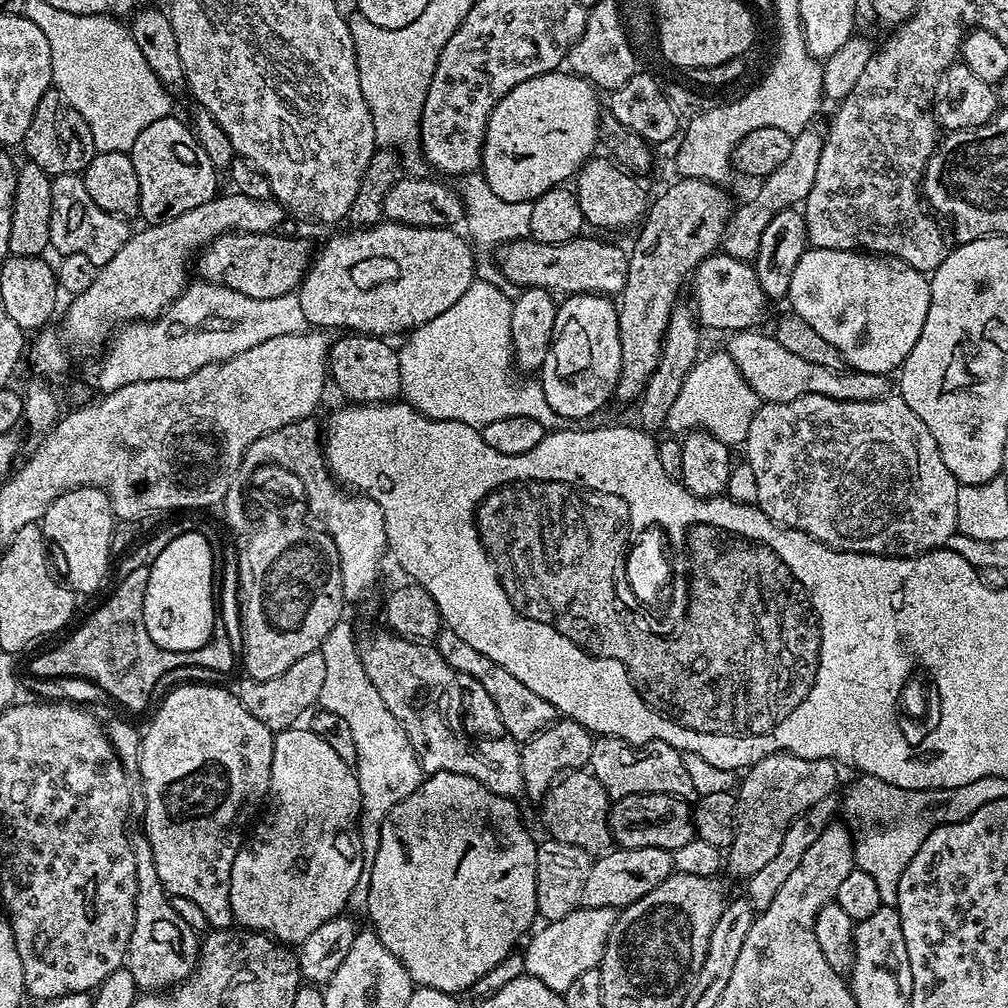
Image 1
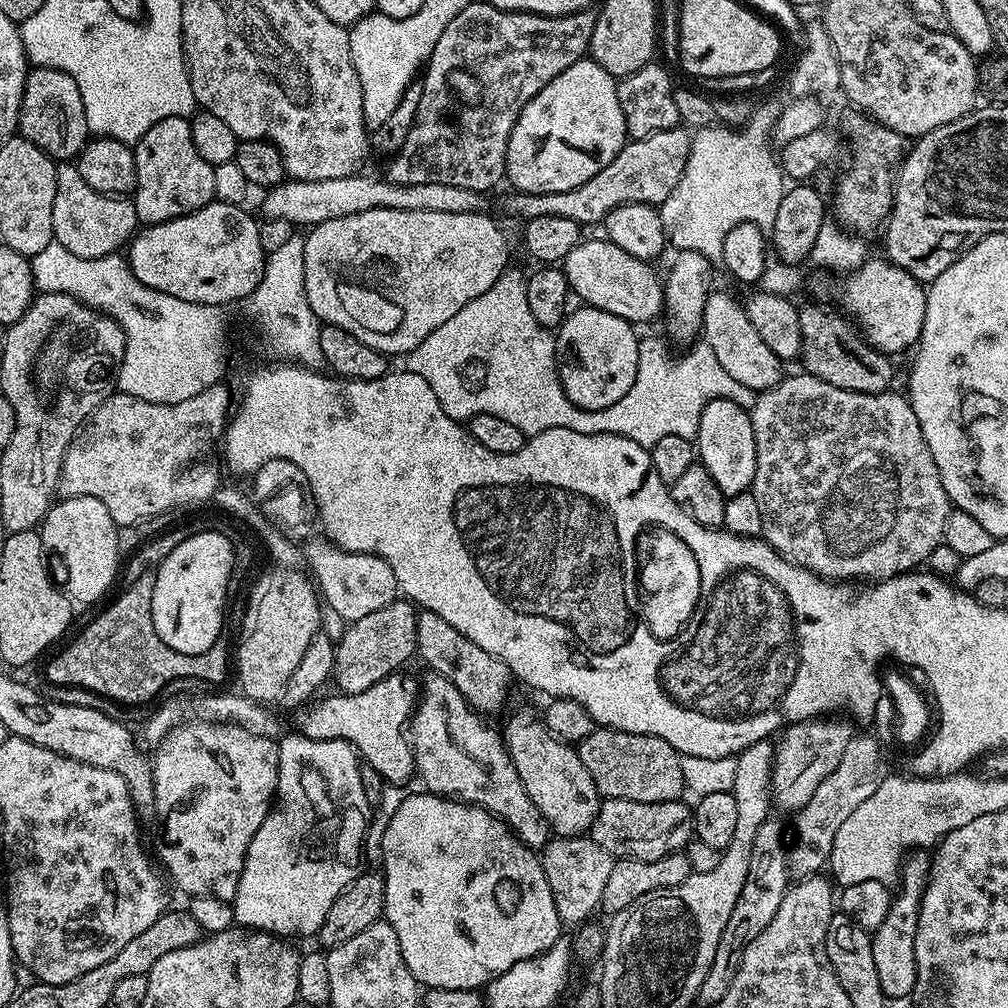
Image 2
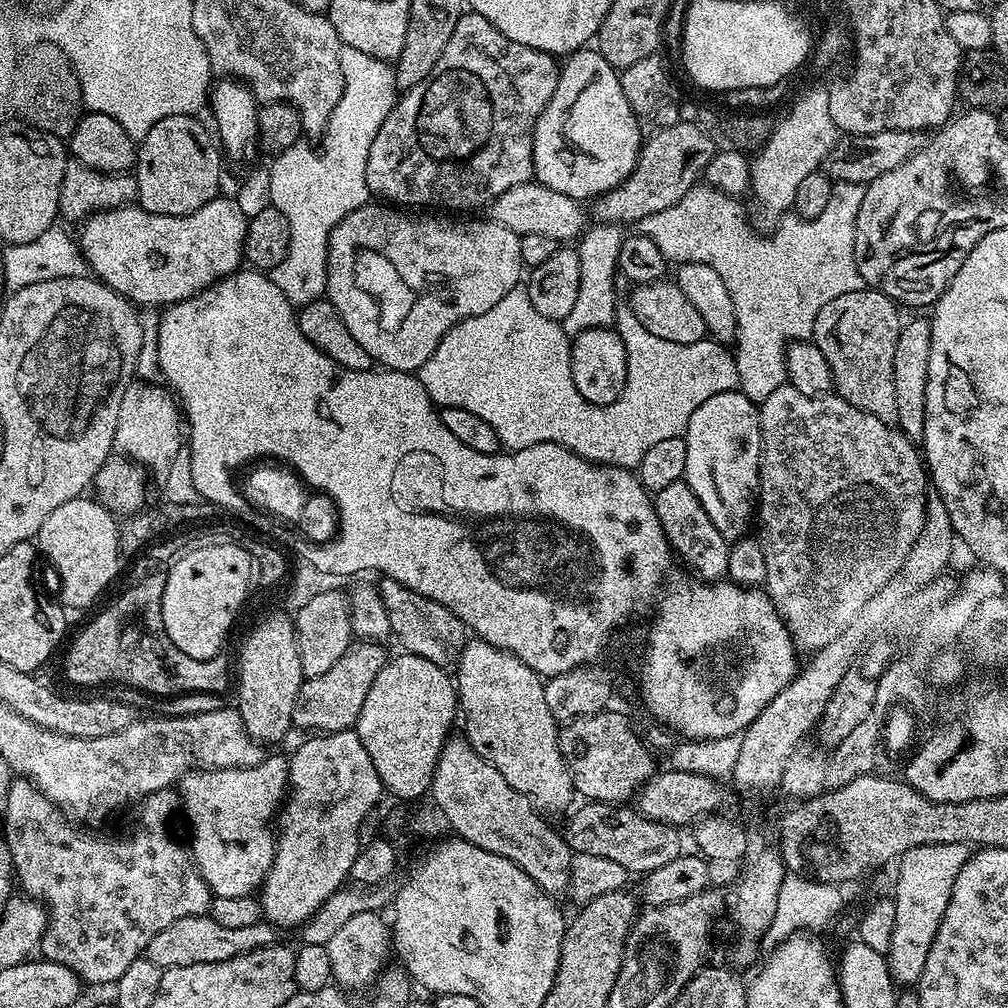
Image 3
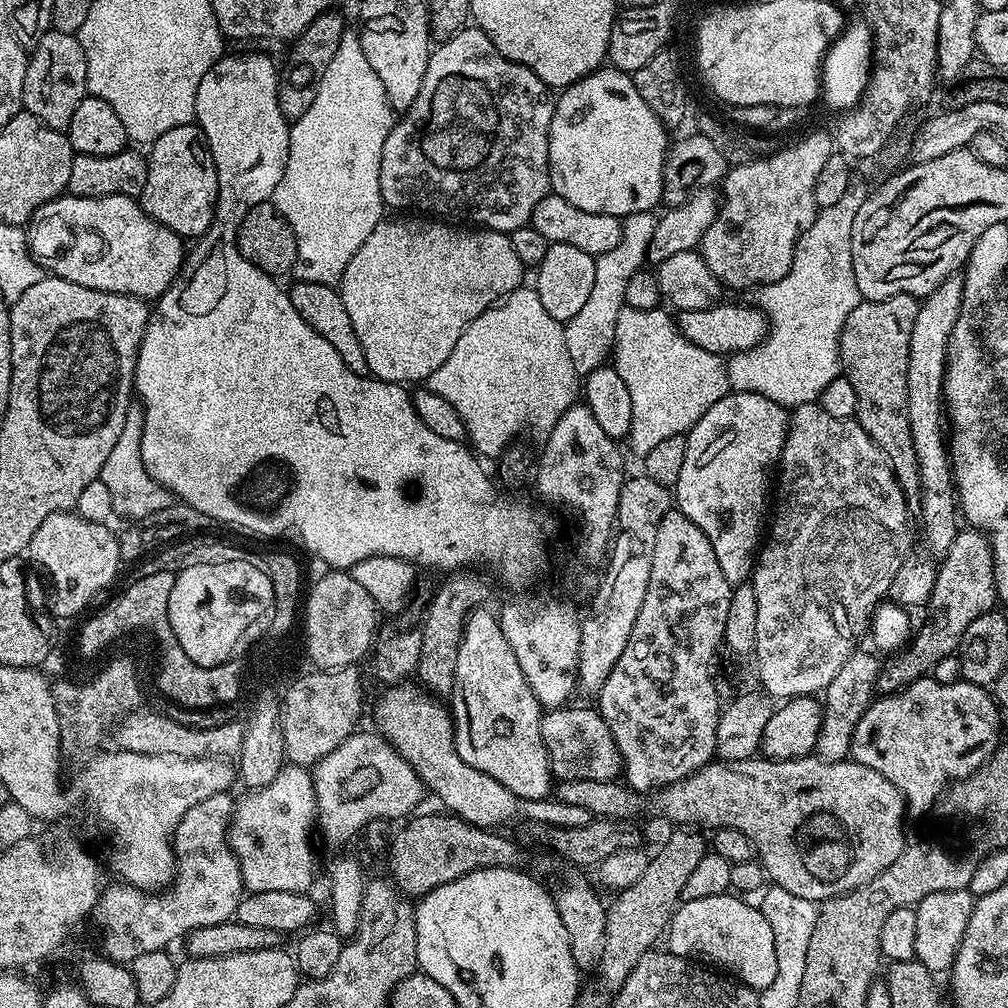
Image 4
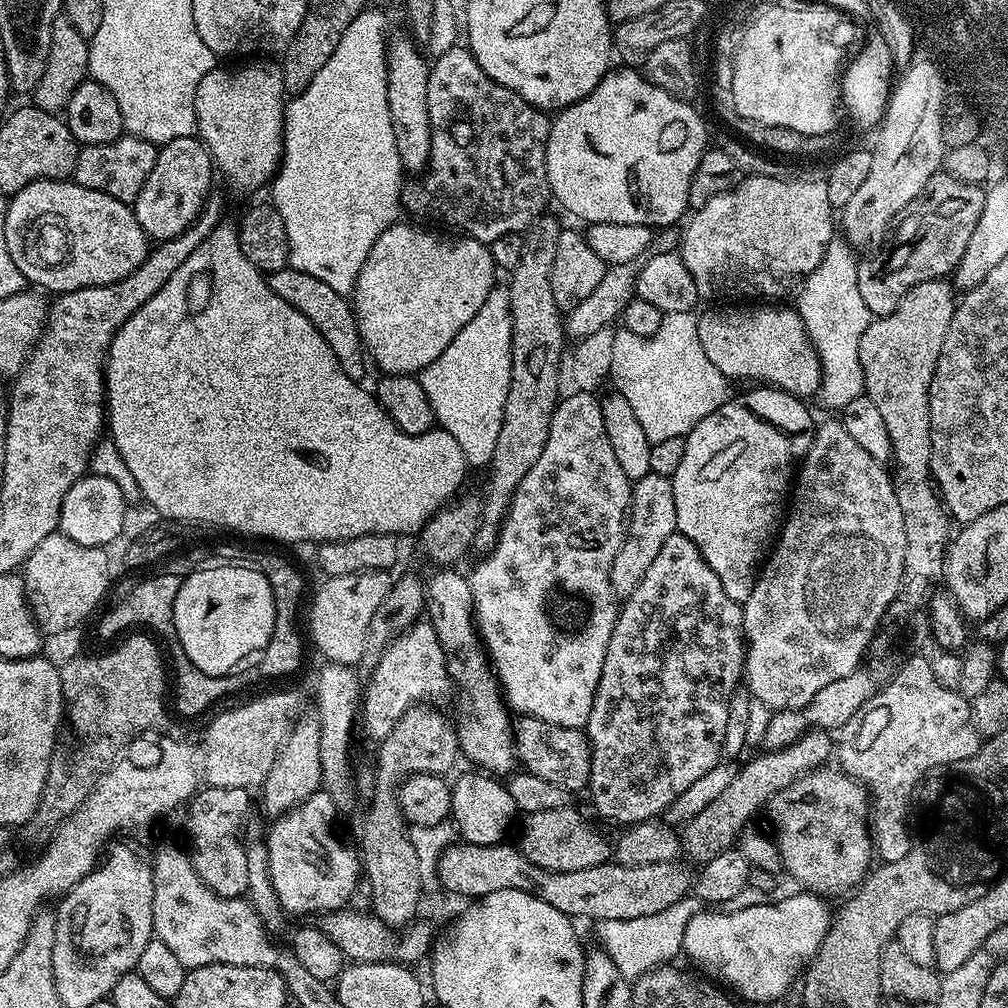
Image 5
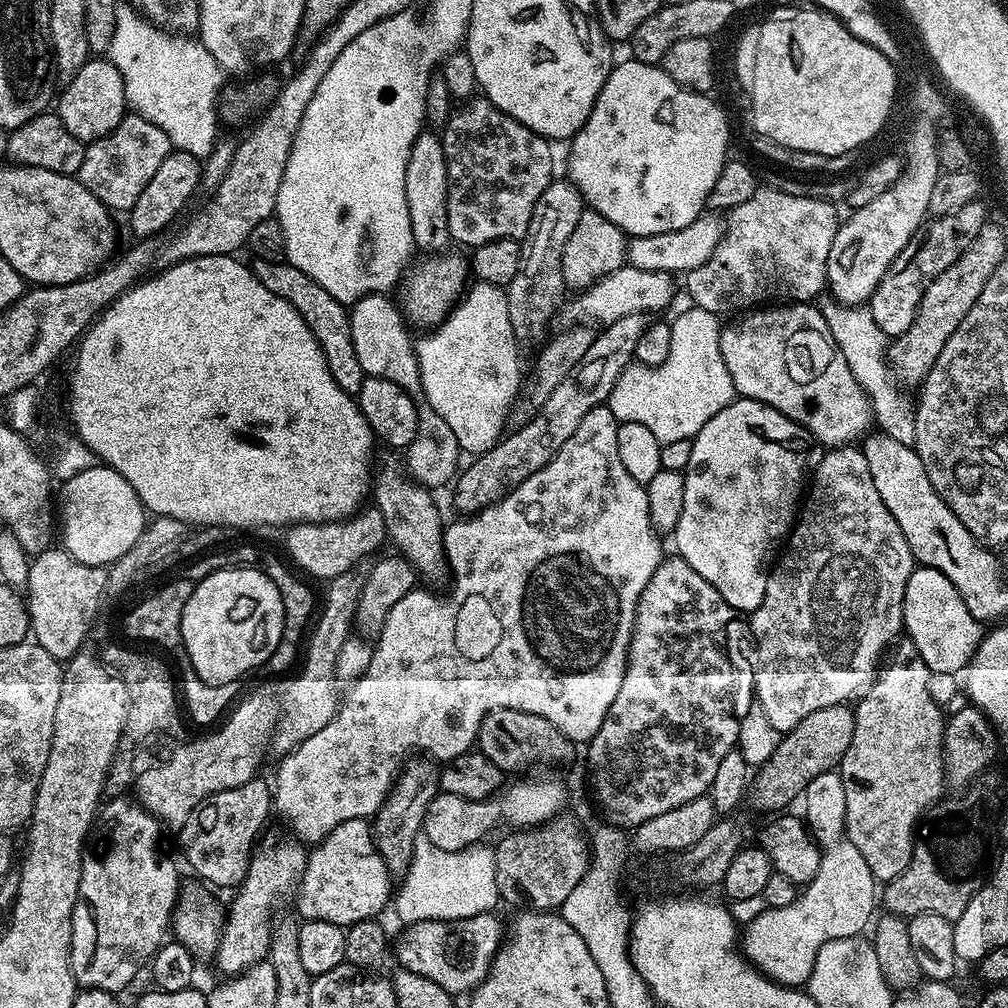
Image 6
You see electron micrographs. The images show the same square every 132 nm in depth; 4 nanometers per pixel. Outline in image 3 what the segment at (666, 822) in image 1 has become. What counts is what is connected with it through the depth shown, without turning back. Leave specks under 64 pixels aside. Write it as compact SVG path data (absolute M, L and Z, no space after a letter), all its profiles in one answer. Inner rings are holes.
M584 802L581 805L569 818L568 825L562 828L564 841L573 853L598 854L598 858L610 858L610 862L618 862L618 866L630 874L653 872L682 855L681 829L677 825L646 818L632 806L595 802Z

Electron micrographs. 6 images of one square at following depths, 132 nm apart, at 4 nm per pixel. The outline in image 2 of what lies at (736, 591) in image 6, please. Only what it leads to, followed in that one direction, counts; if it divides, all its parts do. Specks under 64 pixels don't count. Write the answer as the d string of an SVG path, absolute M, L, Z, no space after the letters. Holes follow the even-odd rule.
M726 398L711 400L702 410L698 430L694 437L699 463L714 478L714 486L725 498L749 491L754 482L756 451L754 450L754 426L749 409L738 406Z

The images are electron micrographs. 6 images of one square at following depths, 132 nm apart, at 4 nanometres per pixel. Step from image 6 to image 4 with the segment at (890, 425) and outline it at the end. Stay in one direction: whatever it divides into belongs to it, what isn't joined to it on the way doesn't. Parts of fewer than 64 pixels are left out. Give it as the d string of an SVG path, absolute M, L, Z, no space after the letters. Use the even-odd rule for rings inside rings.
M853 178L850 186L846 186L846 194L842 194L842 198L838 198L838 202L830 206L826 214L817 215L808 231L800 235L800 241L796 243L794 262L788 273L778 282L761 284L755 289L754 304L768 317L768 335L755 348L734 352L727 357L728 387L731 391L762 394L762 398L770 398L770 402L778 402L791 410L803 404L817 403L822 390L826 390L830 382L834 382L834 378L841 375L842 326L850 310L854 310L854 306L862 302L858 282L854 278L850 234L854 230L854 218L862 207L862 202L866 202L869 191L869 185L864 185L860 178Z

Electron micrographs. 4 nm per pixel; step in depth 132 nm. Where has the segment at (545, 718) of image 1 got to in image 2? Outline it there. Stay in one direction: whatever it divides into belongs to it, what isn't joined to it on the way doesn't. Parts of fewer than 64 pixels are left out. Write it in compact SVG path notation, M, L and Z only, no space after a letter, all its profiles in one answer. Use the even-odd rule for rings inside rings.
M421 611L416 617L416 625L418 626L416 650L419 659L424 659L431 671L446 678L446 682L450 682L454 686L454 690L458 690L458 694L462 694L462 698L469 708L477 713L485 714L484 712L503 710L504 703L508 700L508 683L513 683L514 680L506 662L494 658L494 654L486 654L486 650L482 650L482 646L478 646L478 642L470 642L470 638L466 638L466 634L458 634L458 630L454 630L454 626L450 626L450 622L438 618L438 614Z

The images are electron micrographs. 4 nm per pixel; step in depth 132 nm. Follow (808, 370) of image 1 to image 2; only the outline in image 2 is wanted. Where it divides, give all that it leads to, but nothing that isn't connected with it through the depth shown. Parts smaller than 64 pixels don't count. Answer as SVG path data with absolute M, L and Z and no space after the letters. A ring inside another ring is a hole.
M713 290L706 298L706 310L702 314L702 340L703 343L714 350L714 355L718 358L718 363L722 365L722 370L730 374L730 378L742 382L751 392L761 393L768 388L773 388L782 379L782 362L762 342L762 334L754 330L750 322L745 307L732 296L720 290Z

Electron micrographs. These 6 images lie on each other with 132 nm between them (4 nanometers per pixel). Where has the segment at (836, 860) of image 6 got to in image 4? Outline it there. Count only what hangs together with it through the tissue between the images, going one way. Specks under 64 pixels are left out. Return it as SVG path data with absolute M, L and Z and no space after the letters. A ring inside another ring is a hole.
M724 893L683 901L673 913L666 929L667 949L676 956L683 956L719 968L734 975L741 983L761 992L776 976L776 950L772 928L759 908L748 906L743 897Z

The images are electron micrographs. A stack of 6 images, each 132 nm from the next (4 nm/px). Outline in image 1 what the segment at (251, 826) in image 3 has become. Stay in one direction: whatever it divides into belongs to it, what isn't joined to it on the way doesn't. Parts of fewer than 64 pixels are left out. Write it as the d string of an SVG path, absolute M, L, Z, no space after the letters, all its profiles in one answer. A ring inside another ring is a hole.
M181 683L179 686L173 687L173 692L161 702L160 709L153 714L148 729L146 727L143 729L140 737L140 771L138 773L138 779L140 779L138 788L143 792L146 802L142 827L154 852L154 867L158 870L158 878L167 890L169 897L190 898L190 902L194 902L202 910L202 914L206 914L208 927L212 930L233 927L234 917L230 906L230 886L228 885L230 870L234 866L236 851L239 850L242 837L245 835L244 827L247 826L248 819L255 814L256 807L263 800L265 803L266 797L269 795L268 787L270 786L272 755L274 754L272 745L274 733L266 726L262 726L262 722L258 722L258 718L254 718L254 714L249 714L246 711L246 706L242 706L242 702L238 702L235 691L228 689L227 692L222 687L219 683Z

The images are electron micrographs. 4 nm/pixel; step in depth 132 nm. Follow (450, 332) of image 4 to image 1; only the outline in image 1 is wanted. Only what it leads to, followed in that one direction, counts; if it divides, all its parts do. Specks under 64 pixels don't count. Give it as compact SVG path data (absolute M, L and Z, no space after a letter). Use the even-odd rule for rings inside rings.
M379 222L360 229L361 232L340 232L330 237L321 246L320 253L311 257L298 295L302 314L306 314L306 322L313 329L344 328L340 330L381 338L392 338L395 332L407 334L450 309L477 279L473 245L451 227L416 228L414 225Z

